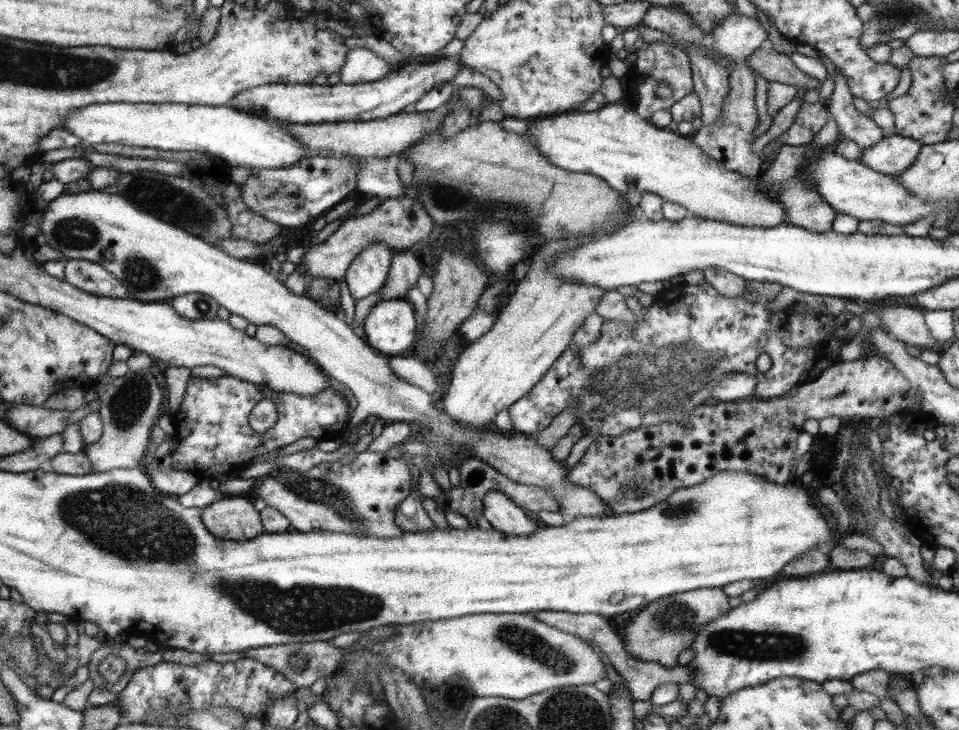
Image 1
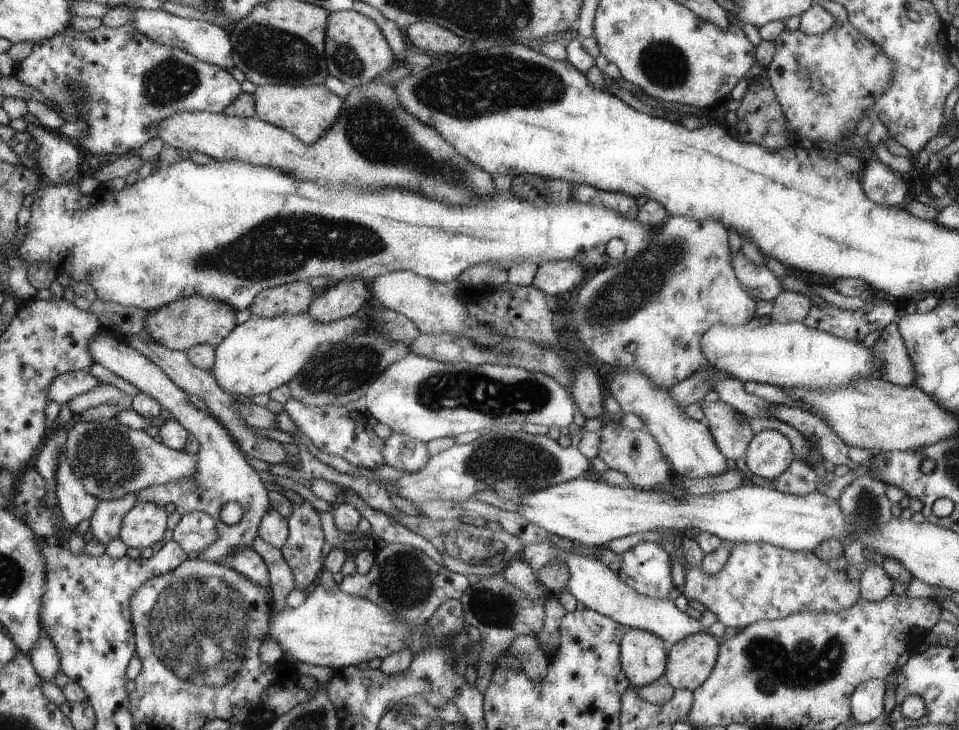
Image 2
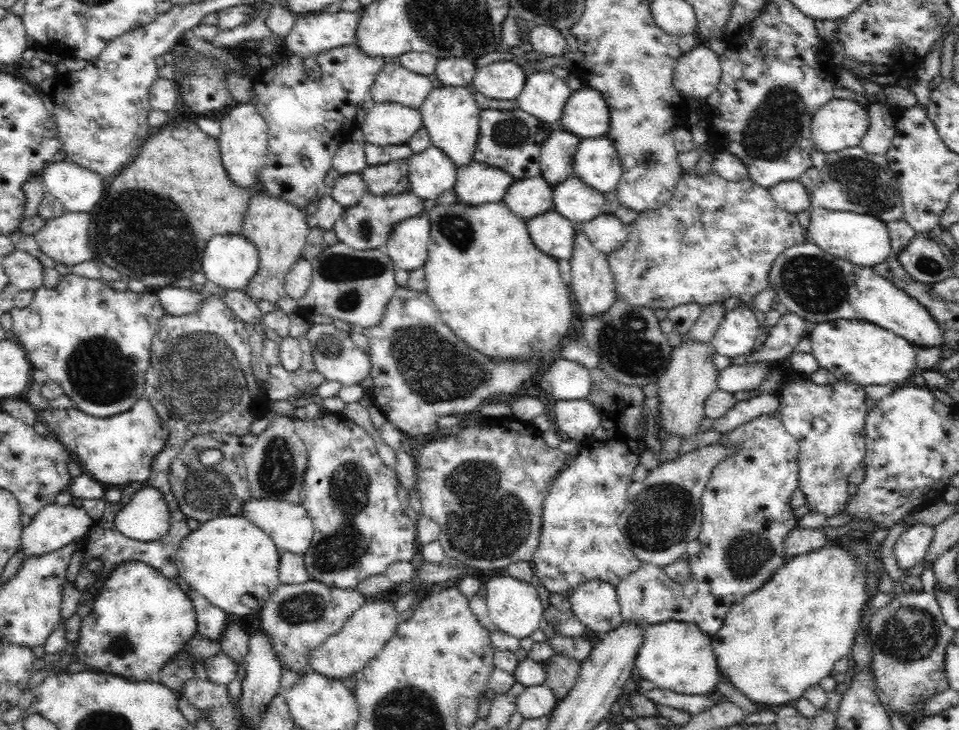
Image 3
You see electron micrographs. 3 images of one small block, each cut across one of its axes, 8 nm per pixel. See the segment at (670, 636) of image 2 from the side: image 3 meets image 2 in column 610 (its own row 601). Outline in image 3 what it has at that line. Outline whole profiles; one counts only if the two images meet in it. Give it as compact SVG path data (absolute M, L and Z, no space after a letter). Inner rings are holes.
M584 582L566 596L572 604L572 612L596 638L622 626L622 608L618 604L616 586L610 582Z

